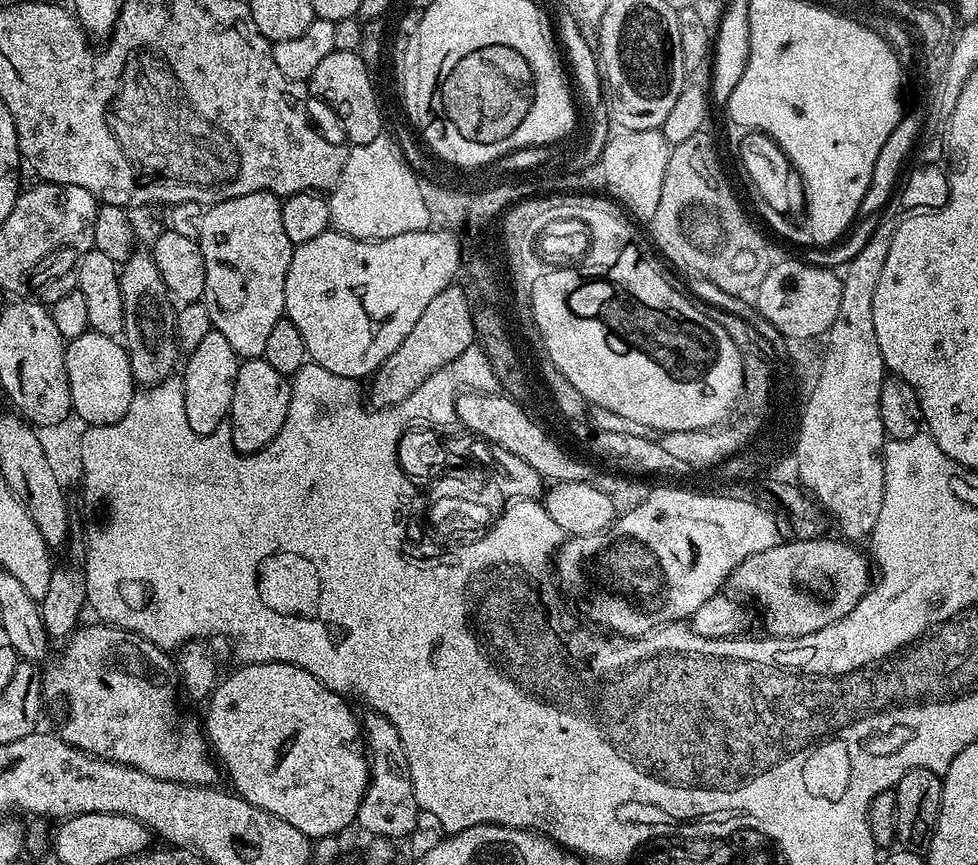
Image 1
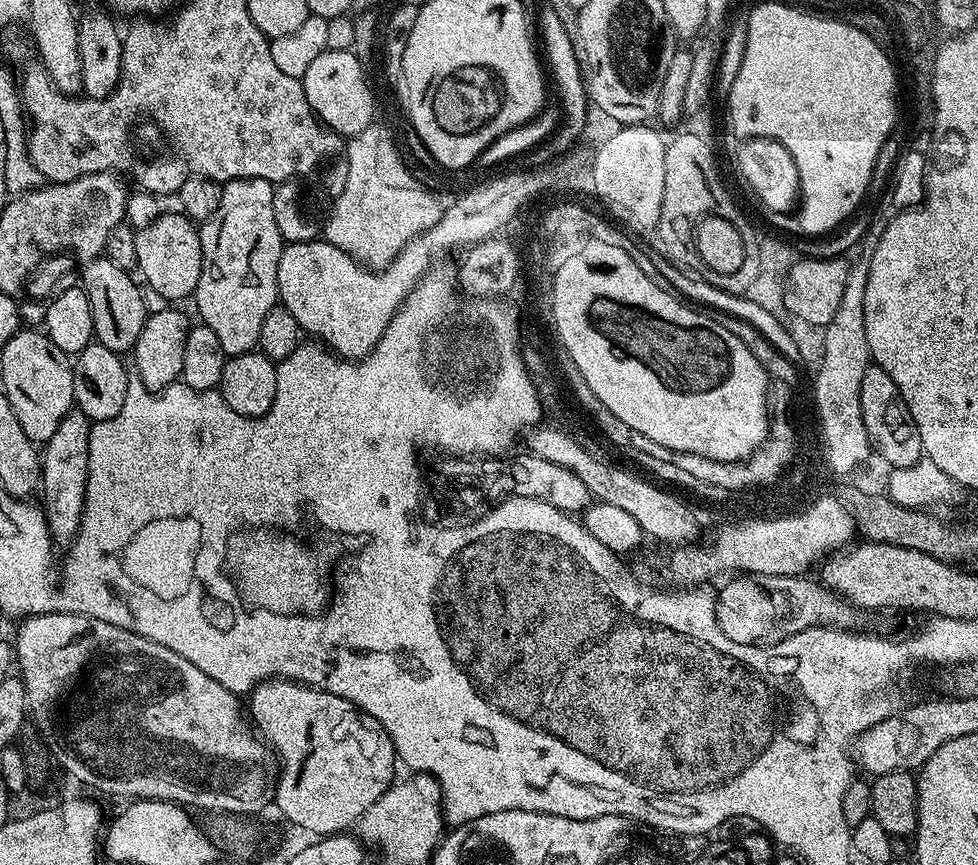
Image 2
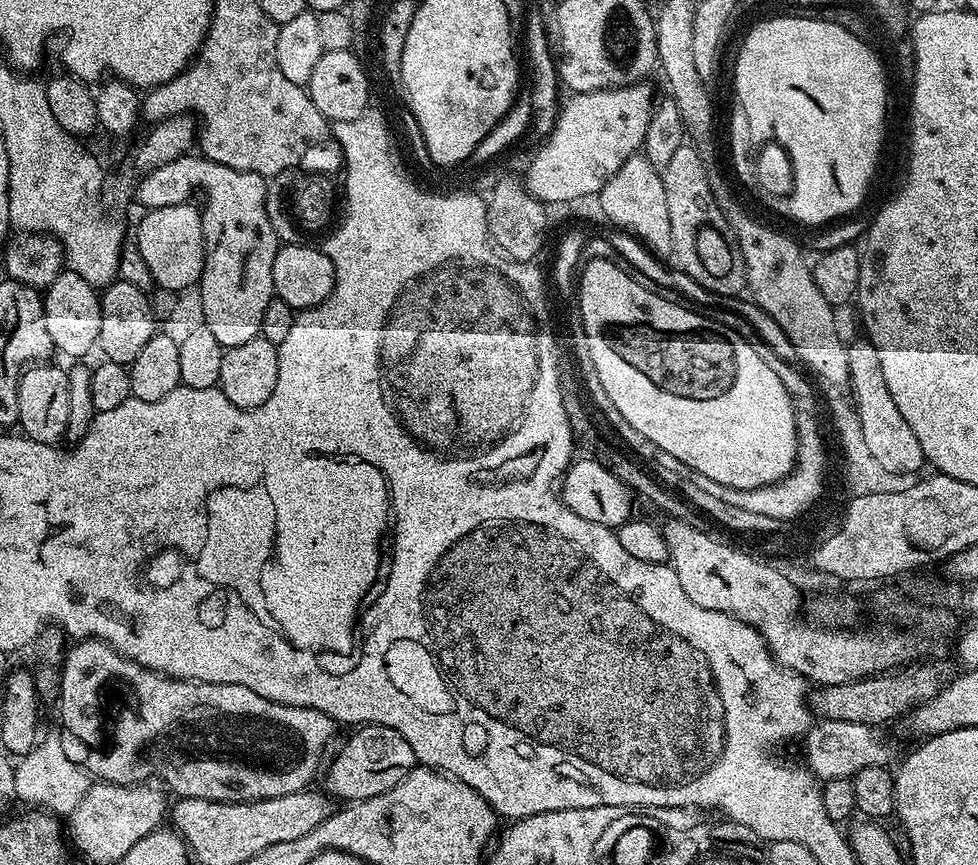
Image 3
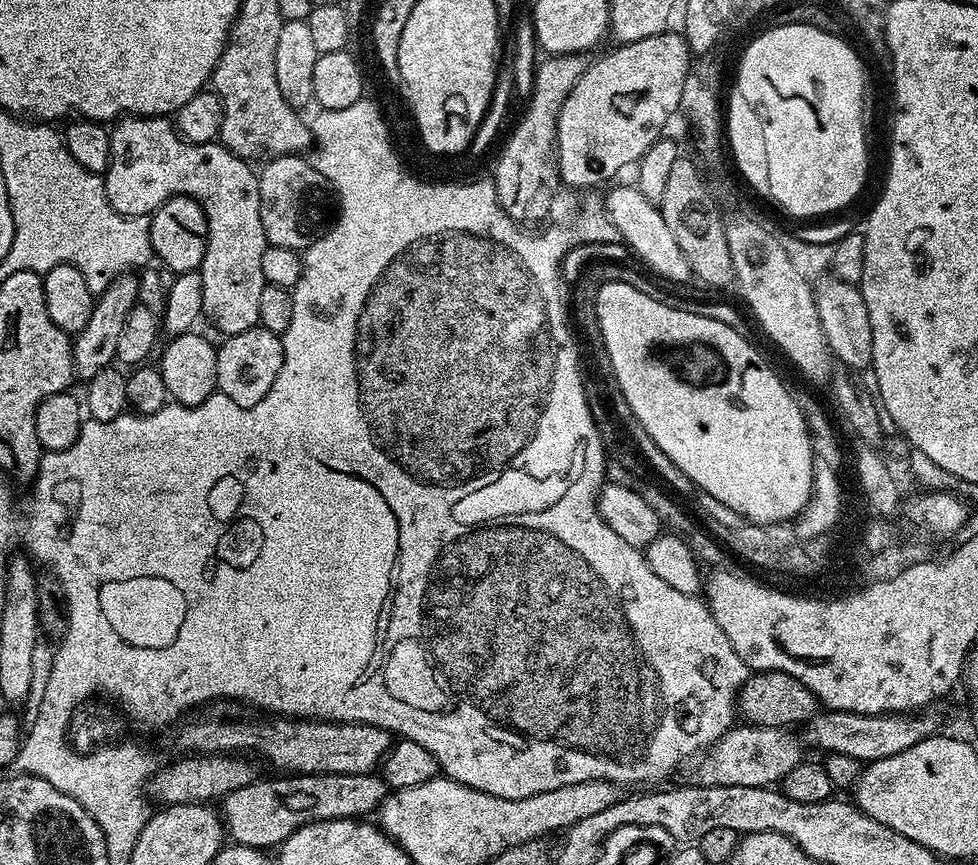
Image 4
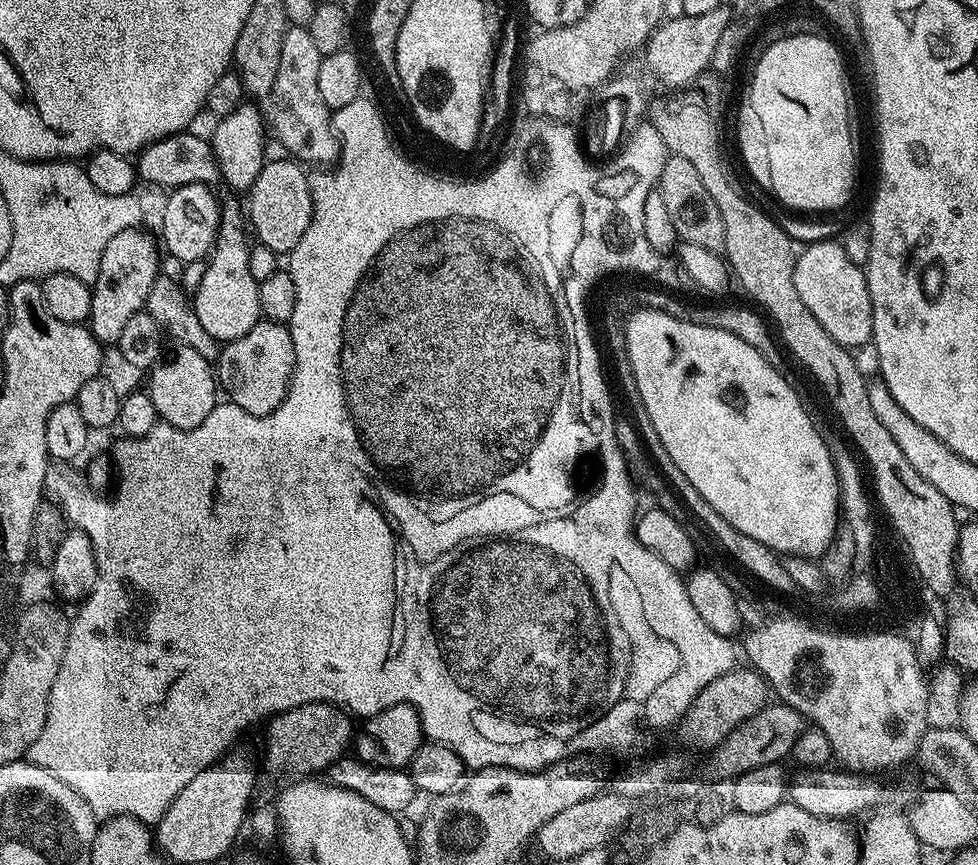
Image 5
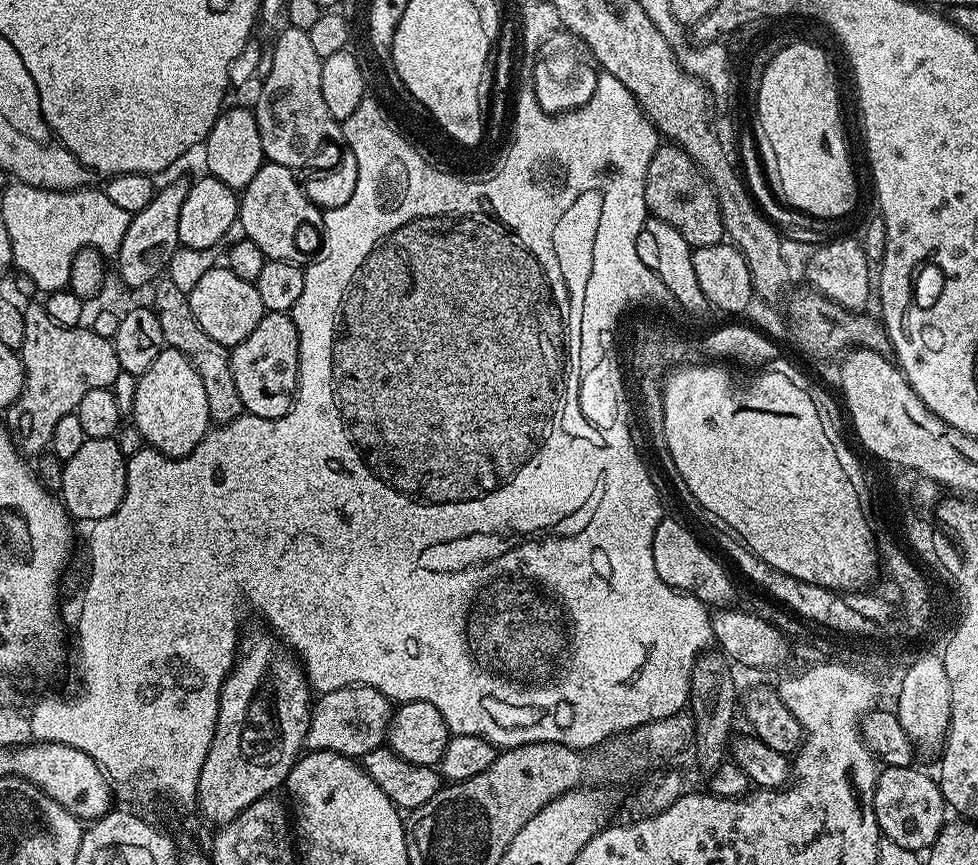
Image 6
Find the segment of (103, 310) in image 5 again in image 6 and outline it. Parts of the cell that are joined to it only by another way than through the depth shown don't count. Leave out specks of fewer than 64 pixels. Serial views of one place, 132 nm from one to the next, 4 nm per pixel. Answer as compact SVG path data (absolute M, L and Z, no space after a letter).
M187 179L172 180L165 188L161 187L157 191L156 197L152 199L150 206L146 206L146 210L133 215L126 230L126 238L122 238L122 246L114 257L116 268L120 271L119 279L128 288L140 288L148 283L151 285L167 269L171 255L181 245L178 238L178 217L182 215L182 202L186 202L189 187Z

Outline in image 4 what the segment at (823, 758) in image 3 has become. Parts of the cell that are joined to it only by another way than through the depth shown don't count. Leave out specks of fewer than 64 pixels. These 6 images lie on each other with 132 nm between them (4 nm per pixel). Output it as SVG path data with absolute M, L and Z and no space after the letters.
M748 724L739 728L733 726L716 741L706 754L699 757L700 765L696 768L695 783L702 786L754 786L767 788L776 786L784 777L802 763L800 756L801 741L791 736L788 728L759 728Z

